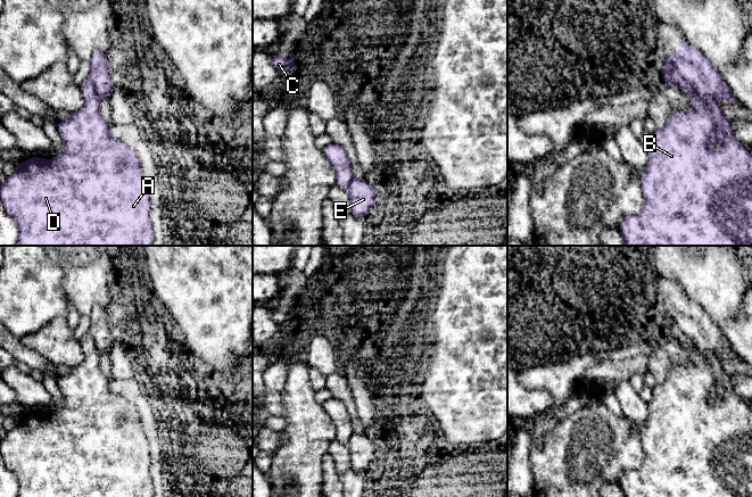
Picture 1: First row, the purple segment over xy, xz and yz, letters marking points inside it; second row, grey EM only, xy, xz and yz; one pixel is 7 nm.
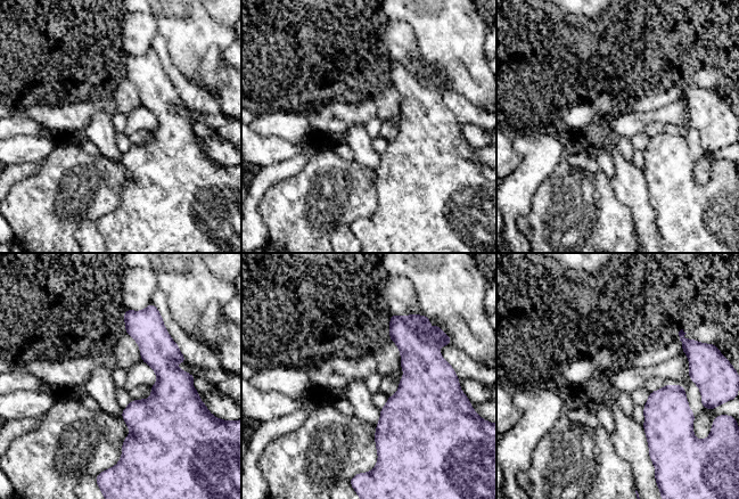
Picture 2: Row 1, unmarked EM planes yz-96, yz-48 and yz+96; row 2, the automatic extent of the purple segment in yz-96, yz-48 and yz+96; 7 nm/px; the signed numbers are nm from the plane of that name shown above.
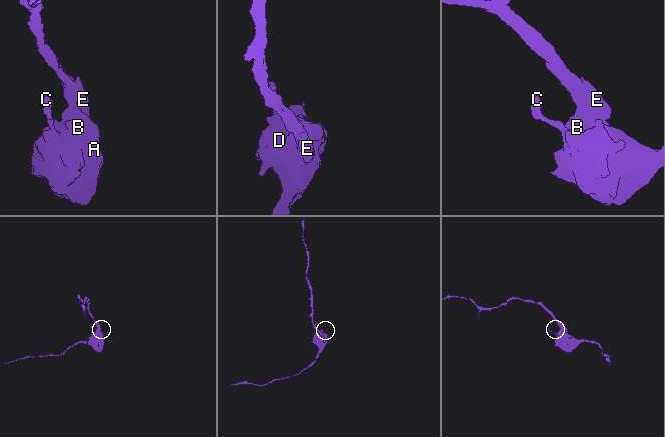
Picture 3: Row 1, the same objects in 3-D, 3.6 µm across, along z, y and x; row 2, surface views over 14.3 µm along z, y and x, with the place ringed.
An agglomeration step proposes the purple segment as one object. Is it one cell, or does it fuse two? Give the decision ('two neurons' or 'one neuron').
two neurons

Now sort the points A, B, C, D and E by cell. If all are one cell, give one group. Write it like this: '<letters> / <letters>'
A B C D / E

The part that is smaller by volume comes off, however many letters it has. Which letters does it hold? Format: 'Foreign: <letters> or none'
Foreign: E

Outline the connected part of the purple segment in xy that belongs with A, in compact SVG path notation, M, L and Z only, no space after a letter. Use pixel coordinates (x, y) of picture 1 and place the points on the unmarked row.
M88 333L80 343L84 355L83 362L71 368L68 374L58 376L58 387L64 397L64 406L52 415L33 412L19 417L15 428L9 430L6 436L0 439L2 461L6 467L18 480L17 497L152 497L154 483L150 474L150 452L135 404L123 400L109 390L109 378L106 376L99 367L99 351L93 338Z

